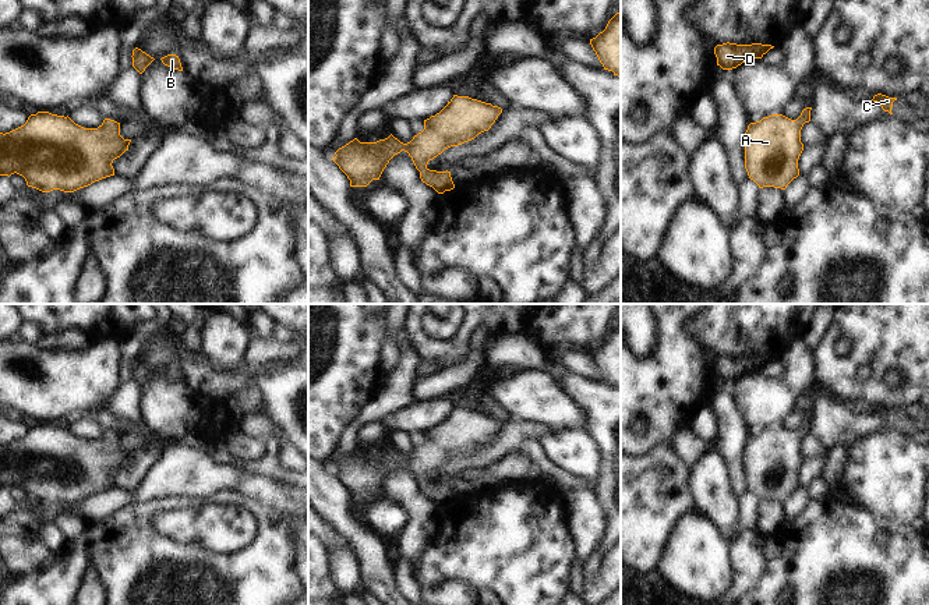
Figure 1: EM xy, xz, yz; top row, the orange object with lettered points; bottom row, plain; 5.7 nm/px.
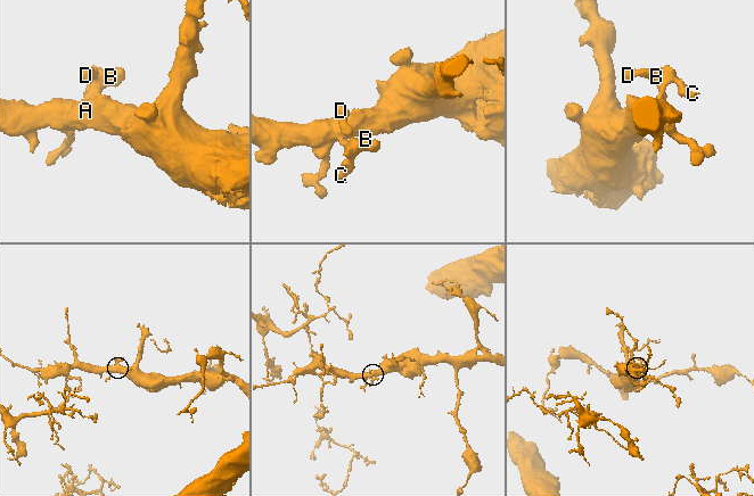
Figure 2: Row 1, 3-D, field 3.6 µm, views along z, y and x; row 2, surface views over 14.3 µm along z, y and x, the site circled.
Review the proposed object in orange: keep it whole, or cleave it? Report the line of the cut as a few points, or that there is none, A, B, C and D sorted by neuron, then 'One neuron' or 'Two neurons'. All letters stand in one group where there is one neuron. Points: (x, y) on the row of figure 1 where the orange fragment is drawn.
No split. Groups: A B C D. One neuron.

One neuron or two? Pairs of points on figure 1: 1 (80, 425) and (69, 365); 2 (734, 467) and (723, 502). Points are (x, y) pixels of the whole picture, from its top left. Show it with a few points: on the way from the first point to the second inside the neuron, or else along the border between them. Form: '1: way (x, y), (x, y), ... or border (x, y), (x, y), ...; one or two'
1: border (89, 414), (81, 414), (69, 423); two
2: border (717, 449), (727, 466), (730, 488), (738, 498); two

